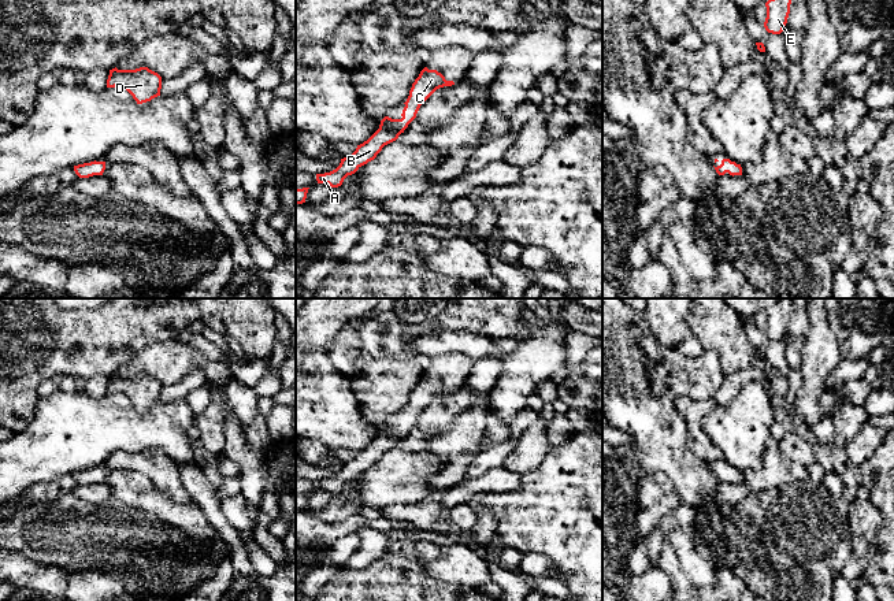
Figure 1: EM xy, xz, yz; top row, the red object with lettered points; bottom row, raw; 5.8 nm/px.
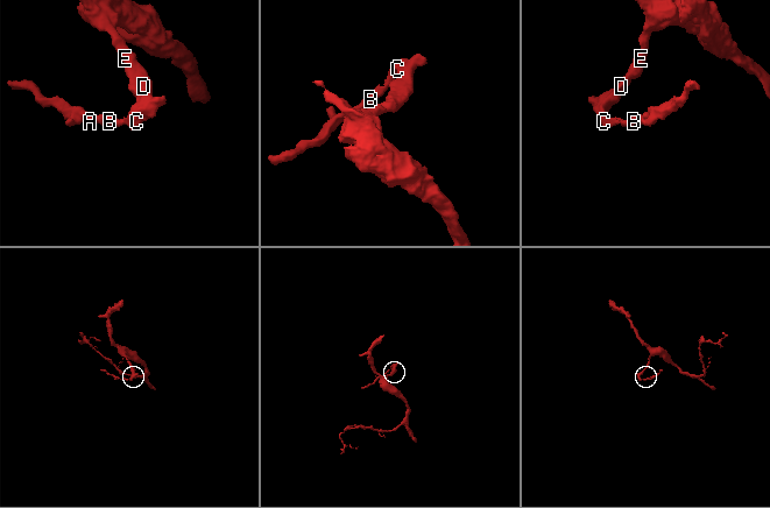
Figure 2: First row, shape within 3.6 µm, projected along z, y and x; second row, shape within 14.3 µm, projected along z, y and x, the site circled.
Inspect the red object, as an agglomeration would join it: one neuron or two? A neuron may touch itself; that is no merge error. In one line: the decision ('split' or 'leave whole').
leave whole

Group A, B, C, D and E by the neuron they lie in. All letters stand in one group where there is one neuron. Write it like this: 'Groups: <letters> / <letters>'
Groups: A B C D E

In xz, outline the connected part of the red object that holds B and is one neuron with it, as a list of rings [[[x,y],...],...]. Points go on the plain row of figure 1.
[[[424,374],[419,383],[412,390],[409,402],[404,409],[405,413],[401,426],[385,423],[381,427],[379,435],[363,450],[357,452],[356,457],[341,465],[340,472],[324,481],[316,481],[318,490],[329,490],[331,494],[342,491],[348,482],[355,481],[361,472],[374,467],[382,455],[398,445],[408,431],[416,424],[420,412],[439,394],[452,393],[453,387],[446,387],[437,376]]]

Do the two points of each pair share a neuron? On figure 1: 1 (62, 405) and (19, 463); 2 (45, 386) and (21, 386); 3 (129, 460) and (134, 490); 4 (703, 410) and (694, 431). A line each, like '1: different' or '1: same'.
1: same
2: different
3: different
4: same

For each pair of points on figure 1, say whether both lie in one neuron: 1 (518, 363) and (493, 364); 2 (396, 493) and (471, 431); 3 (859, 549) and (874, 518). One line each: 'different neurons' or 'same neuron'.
1: different neurons
2: different neurons
3: same neuron

